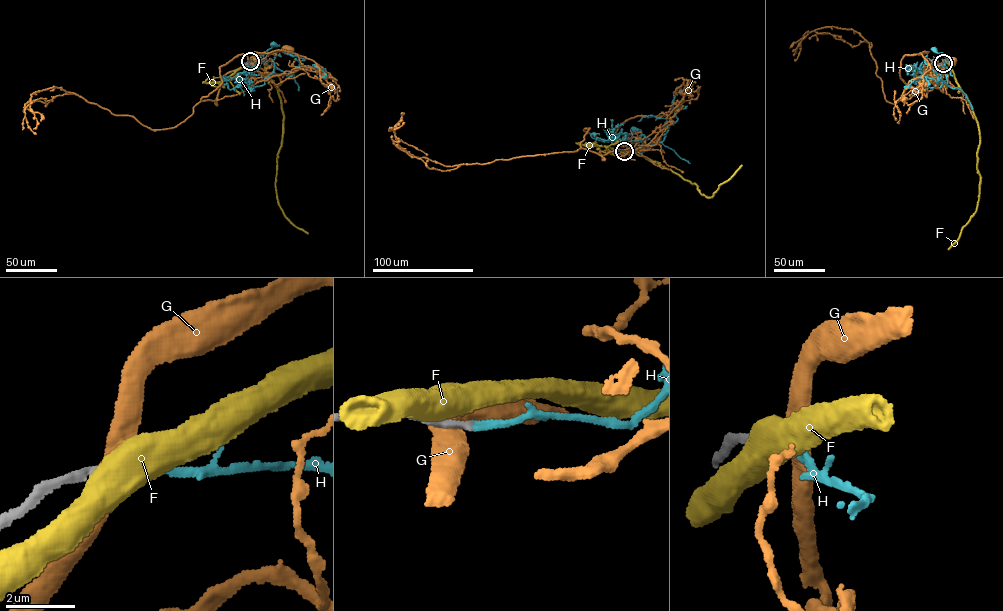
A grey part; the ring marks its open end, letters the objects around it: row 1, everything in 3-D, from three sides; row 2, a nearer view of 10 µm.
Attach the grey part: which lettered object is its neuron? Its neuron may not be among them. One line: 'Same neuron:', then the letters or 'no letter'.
Same neuron: H

